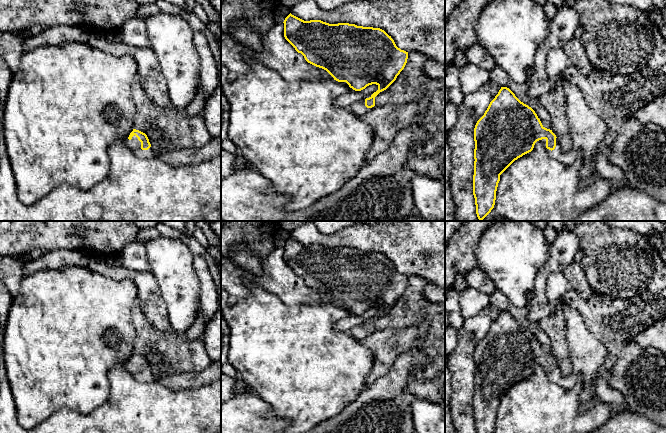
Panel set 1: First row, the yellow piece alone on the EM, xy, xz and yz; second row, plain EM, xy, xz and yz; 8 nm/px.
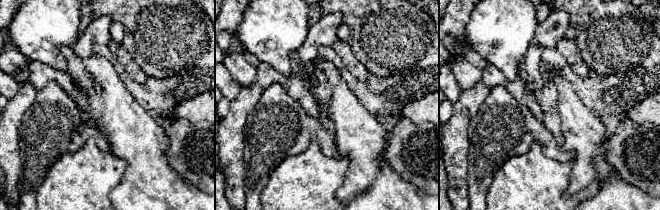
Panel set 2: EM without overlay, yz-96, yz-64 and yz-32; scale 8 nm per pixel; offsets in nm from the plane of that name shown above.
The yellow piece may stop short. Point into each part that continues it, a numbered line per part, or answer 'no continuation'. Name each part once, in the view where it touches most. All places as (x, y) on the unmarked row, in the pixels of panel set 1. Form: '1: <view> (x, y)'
1: xy (134, 368)

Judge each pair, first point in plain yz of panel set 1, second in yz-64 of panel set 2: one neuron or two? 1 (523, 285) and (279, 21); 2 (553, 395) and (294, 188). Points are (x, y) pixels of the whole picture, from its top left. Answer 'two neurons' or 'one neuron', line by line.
1: one neuron
2: one neuron

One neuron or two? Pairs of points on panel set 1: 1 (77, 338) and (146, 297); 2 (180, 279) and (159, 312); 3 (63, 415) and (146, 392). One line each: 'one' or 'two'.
1: two
2: two
3: one

